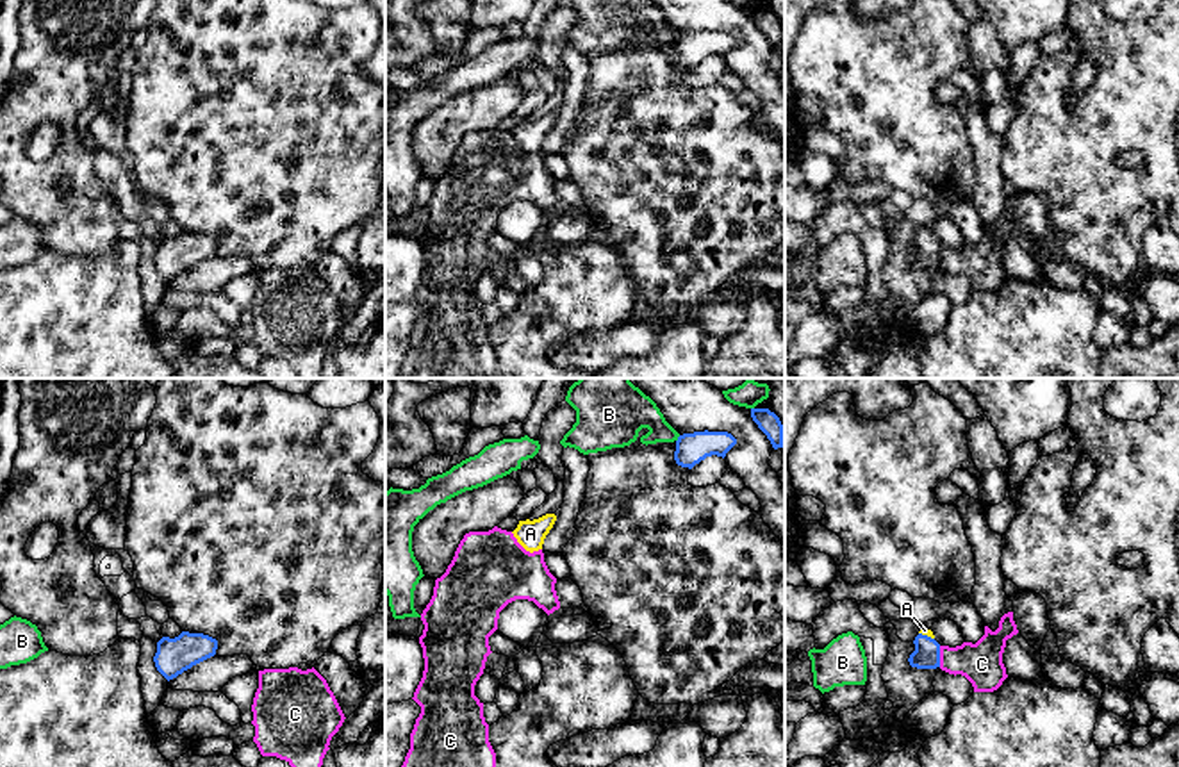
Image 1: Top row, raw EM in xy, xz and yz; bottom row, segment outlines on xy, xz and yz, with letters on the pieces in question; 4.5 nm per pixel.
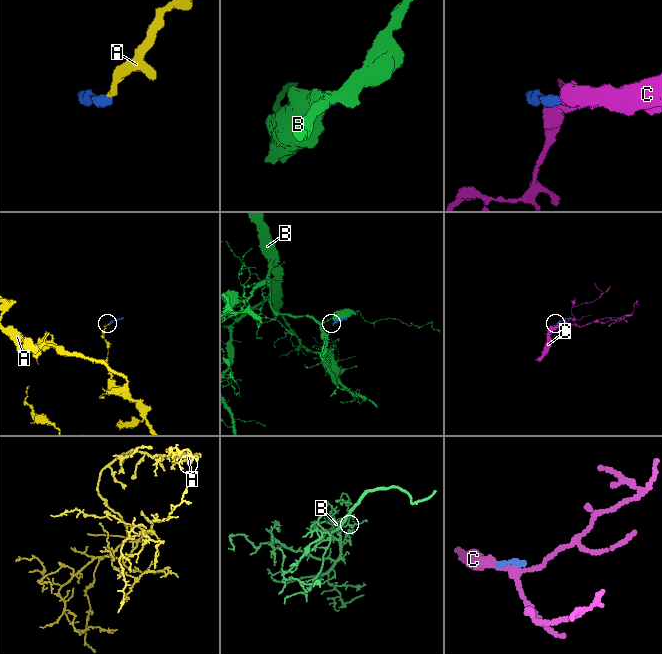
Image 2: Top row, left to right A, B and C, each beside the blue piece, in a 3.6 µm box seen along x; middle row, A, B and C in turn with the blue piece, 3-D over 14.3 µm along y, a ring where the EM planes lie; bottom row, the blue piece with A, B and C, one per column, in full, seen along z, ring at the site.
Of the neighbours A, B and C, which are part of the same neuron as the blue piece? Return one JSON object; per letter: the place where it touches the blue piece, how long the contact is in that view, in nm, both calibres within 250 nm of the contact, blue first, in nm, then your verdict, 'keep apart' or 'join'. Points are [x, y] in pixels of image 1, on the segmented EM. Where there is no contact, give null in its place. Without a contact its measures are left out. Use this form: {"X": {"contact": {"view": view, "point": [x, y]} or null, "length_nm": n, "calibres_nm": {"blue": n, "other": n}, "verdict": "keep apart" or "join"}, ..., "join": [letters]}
{"A": {"contact": {"view": "yz", "point": [926, 635]}, "length_nm": 80, "calibres_nm": {"blue": 120, "other": 30}, "verdict": "join"}, "B": {"contact": {"view": "xz", "point": [678, 439]}, "length_nm": 40, "calibres_nm": {"blue": 140, "other": 190}, "verdict": "keep apart"}, "C": {"contact": {"view": "yz", "point": [939, 657]}, "length_nm": 100, "calibres_nm": {"blue": 120, "other": 190}, "verdict": "keep apart"}, "join": ["A"]}

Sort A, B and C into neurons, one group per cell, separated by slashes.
A / B / C

